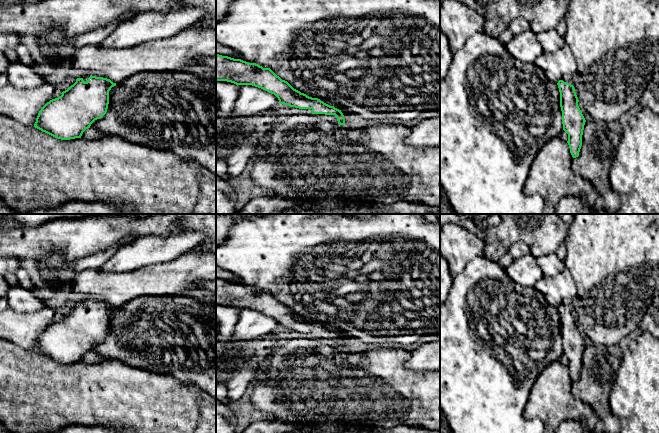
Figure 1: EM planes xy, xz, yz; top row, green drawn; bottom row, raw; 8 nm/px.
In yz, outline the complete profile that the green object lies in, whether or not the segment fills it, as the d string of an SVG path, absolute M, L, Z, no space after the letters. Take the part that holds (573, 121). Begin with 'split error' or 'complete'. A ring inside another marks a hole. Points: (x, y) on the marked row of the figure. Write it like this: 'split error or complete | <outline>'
complete | M559 80L560 107L562 111L563 130L568 134L568 145L573 158L579 156L582 146L582 135L585 125L585 118L578 106L578 97L574 86Z

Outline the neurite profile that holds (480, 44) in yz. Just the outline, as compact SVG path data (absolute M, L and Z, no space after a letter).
M477 32L453 54L453 61L446 77L440 80L440 184L450 205L457 214L543 214L544 201L540 195L526 196L524 186L532 162L543 145L563 131L560 92L536 64L523 63L512 57L498 38Z

